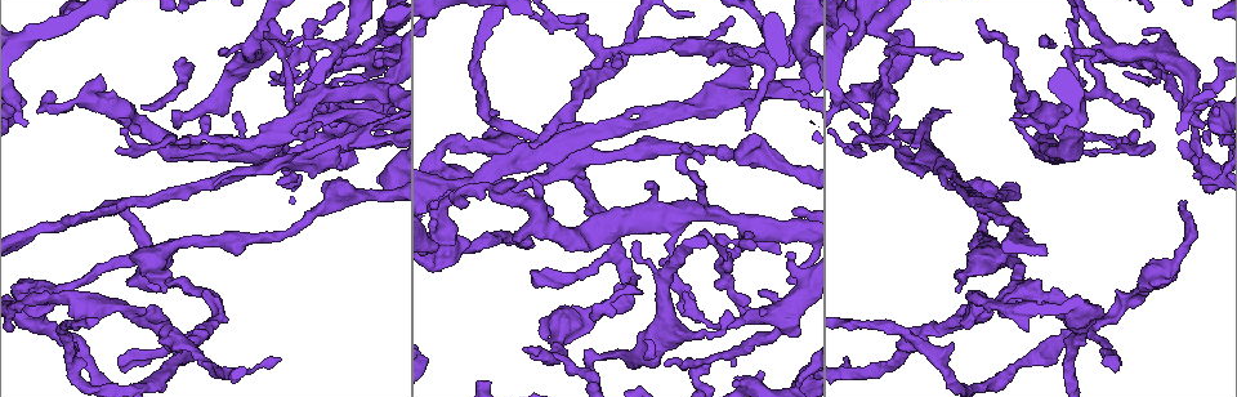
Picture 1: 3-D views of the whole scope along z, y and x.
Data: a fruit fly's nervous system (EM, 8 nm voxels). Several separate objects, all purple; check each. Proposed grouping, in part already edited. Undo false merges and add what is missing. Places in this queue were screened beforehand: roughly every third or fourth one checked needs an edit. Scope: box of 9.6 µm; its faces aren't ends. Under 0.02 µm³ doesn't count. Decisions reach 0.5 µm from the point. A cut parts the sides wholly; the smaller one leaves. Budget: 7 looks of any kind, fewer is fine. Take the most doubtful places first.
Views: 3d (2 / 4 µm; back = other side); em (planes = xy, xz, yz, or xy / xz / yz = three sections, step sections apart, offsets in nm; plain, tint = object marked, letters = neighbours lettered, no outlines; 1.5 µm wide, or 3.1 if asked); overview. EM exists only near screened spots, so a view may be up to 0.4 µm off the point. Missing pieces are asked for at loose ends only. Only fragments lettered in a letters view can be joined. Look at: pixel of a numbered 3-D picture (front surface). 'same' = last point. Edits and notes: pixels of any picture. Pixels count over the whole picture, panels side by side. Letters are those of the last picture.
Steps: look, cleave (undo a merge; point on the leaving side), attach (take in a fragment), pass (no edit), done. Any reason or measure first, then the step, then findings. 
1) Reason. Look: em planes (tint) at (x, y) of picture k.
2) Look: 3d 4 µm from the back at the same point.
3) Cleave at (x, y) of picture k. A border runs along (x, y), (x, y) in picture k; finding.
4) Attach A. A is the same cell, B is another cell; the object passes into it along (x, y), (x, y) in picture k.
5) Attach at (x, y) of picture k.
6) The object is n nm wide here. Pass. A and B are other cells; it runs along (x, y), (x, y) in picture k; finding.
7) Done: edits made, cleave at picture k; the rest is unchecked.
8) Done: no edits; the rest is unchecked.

Branch stops here. Look: 3d 2 µm at (1196, 158) of picture 1.

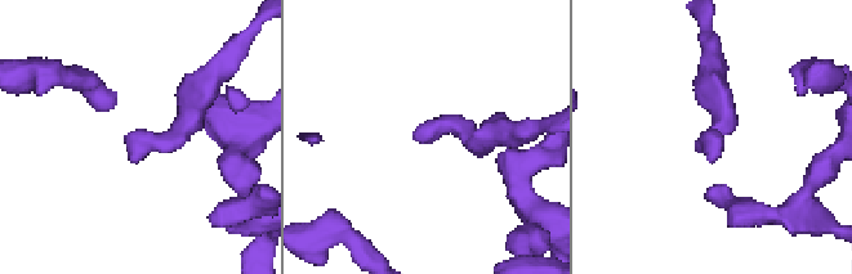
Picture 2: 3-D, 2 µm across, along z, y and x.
Now the EM. Look: em planes (tint) at (722, 145) of picture 2.

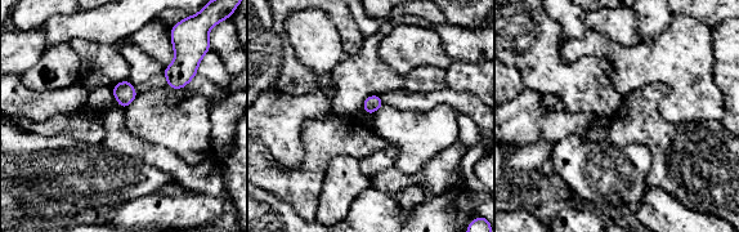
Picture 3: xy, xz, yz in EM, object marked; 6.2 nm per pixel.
Look: em planes (letters) at the same point.

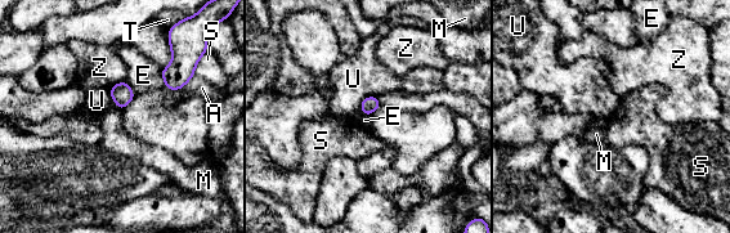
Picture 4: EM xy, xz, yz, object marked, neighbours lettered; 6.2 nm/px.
The object is 100 nm wide here; the longest contact is with Z, 260 nm. Pass. A, E, M, S, T, U and Z are other cells; no lettered fragment goes on from it.

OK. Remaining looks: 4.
Look: 3d 4 µm at (734, 21) of picture 1.

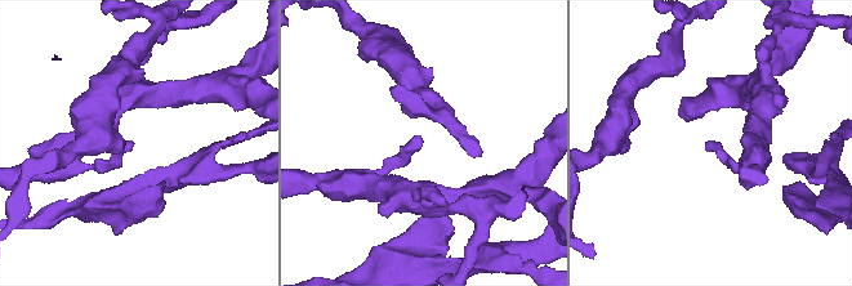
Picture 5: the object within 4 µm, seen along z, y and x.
Look: em yz step 4 (plain) at (421, 142) of picture 5.

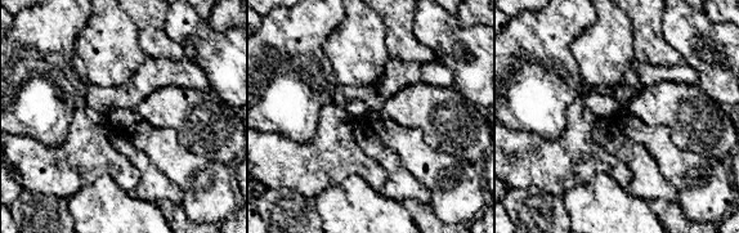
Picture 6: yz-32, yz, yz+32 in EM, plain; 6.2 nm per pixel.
See the neighbours. Look: em yz step 4 (letters) at the same point.

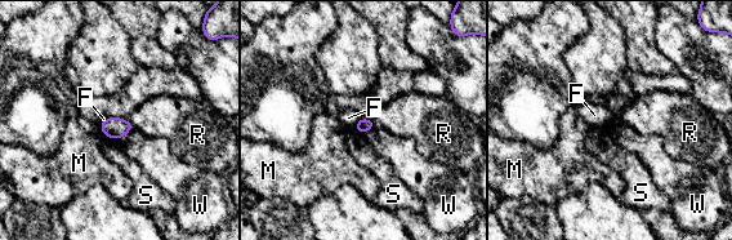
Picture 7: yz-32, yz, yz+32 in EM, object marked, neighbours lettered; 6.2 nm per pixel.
Pass. F, M, R, S and W are other cells; a border runs along (134, 128), (119, 140) in picture 7; none of them fits.

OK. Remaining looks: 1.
Two arms in line, one across. Look: em planes (letters) at (358, 139) of picture 1.

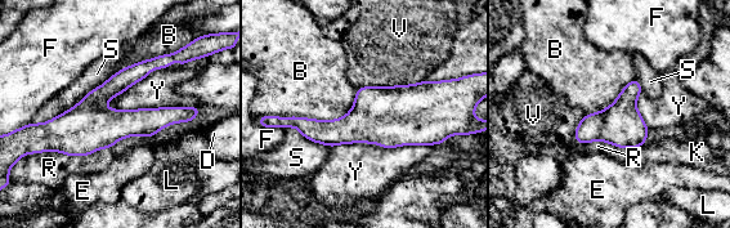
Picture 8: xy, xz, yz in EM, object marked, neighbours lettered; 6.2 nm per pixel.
Pass. B, D, E, F, K, L, R, S, V and Y are other cells; a border runs along (357, 88), (337, 119), (276, 116) in picture 8; one neuron here.

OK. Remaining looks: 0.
Done: no edits; the rest is unchecked.

